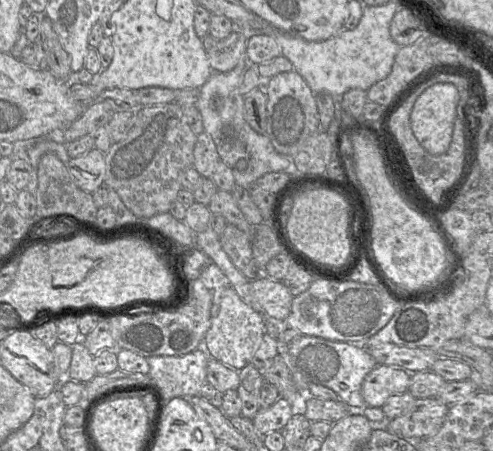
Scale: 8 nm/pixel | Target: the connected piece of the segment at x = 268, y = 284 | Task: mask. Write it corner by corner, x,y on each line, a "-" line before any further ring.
261,276
249,285
250,295
258,303
258,312
277,320
287,319
294,297
282,281

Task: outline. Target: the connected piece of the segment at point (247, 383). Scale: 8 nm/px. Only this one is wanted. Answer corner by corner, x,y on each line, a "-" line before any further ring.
252,364
239,370
240,382
235,389
242,402
241,416
253,419
263,408
273,405
281,397
275,386
268,383

